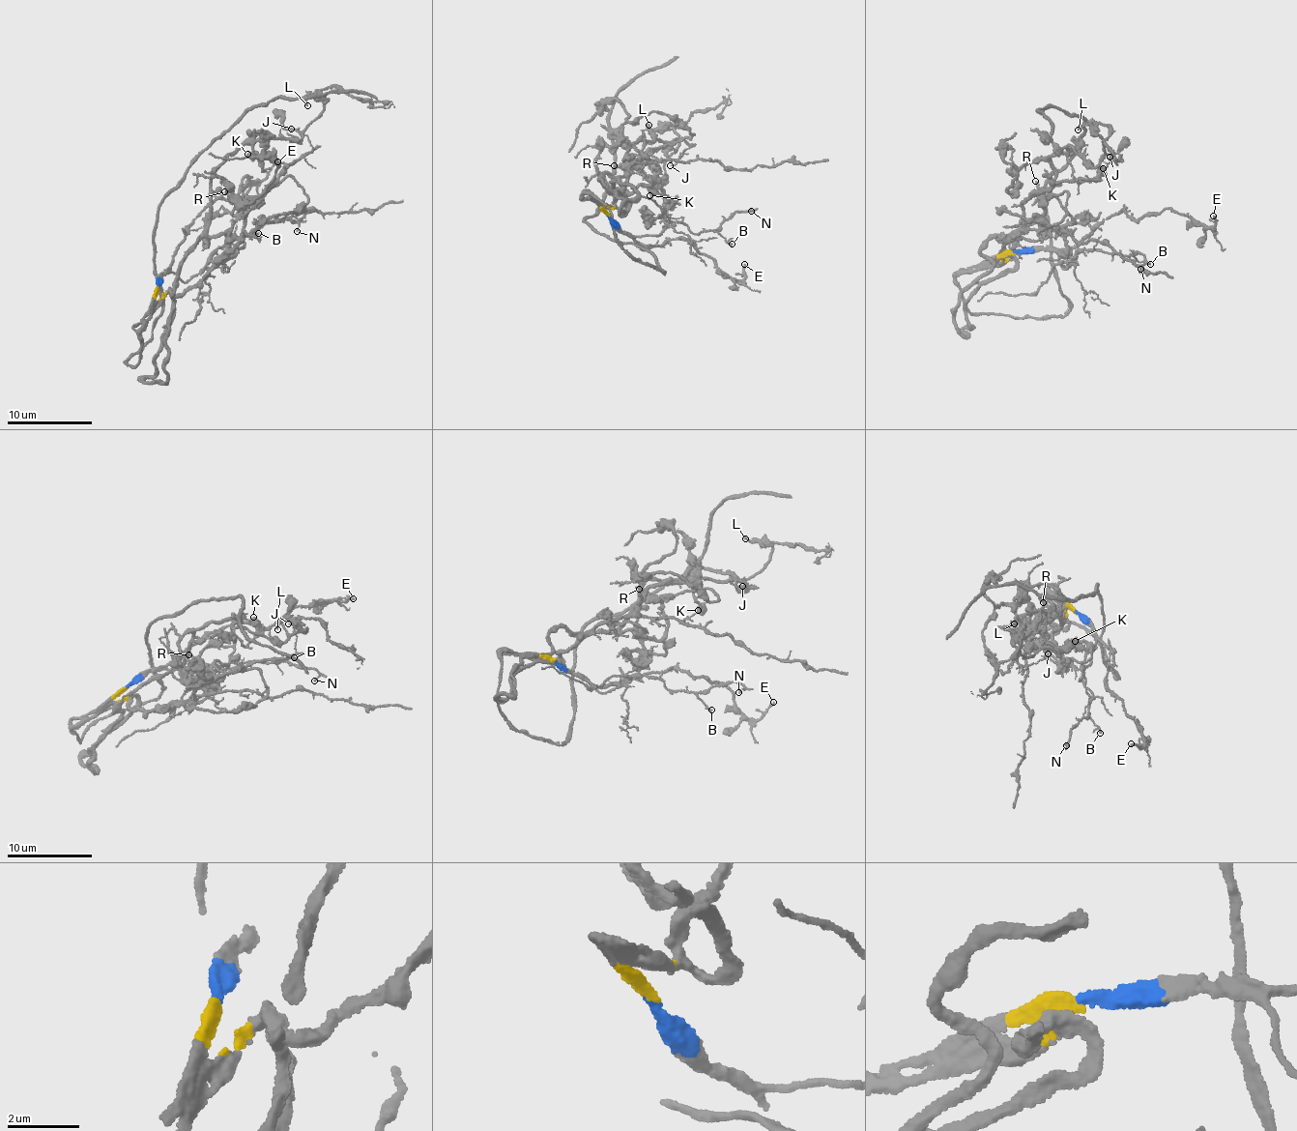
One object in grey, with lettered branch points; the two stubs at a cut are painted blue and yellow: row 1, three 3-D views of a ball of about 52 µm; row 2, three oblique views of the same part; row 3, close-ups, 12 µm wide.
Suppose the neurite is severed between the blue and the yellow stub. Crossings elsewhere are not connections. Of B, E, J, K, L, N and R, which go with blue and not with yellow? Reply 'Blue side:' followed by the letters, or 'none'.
Blue side: B, E, N

